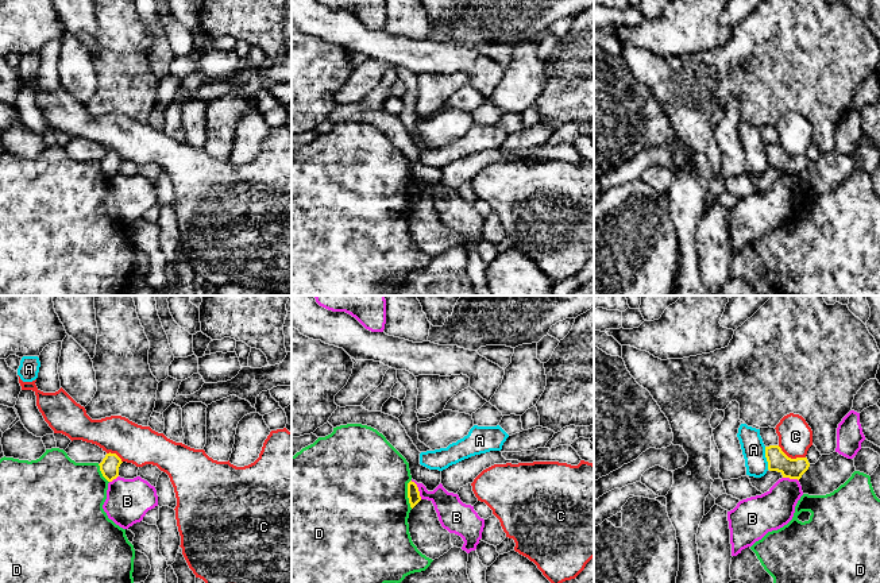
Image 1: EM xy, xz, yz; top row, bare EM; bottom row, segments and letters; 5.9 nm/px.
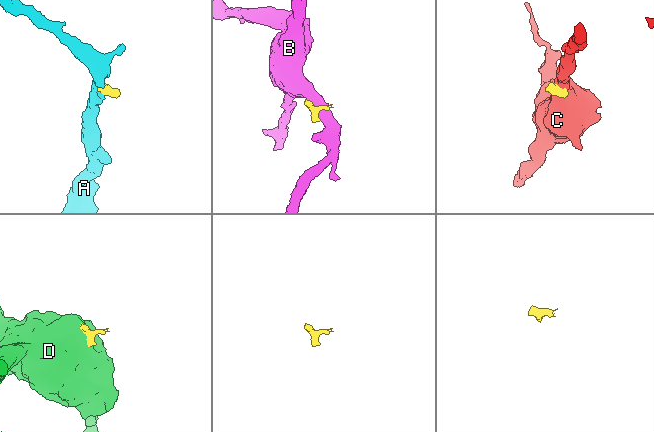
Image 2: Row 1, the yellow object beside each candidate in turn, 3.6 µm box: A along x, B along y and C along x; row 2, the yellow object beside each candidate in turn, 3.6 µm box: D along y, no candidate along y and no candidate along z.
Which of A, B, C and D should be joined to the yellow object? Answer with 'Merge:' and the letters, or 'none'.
Merge: none

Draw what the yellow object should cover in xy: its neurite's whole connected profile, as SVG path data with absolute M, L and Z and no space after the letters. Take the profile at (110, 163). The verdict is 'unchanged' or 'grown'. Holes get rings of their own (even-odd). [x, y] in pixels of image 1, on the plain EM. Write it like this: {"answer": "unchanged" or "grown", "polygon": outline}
{"answer": "unchanged", "polygon": "M107 151L103 159L99 162L103 174L112 179L119 174L119 165L121 162L121 157L116 151Z"}

